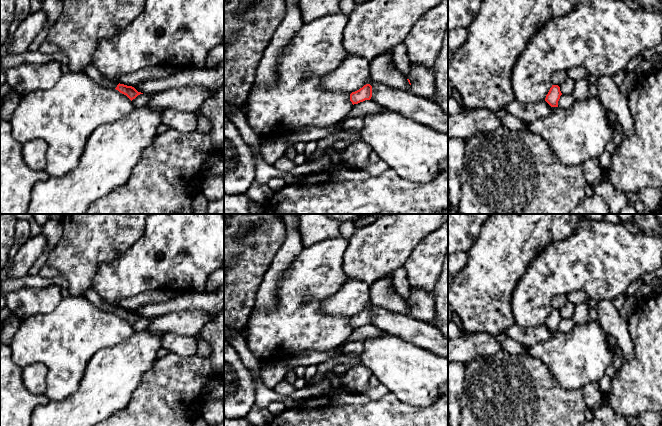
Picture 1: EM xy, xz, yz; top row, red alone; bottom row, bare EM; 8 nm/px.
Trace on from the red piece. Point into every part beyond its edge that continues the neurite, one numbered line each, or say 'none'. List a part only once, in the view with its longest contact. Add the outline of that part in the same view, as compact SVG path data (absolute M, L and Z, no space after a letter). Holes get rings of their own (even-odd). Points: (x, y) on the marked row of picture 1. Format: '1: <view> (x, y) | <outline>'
1: xy (91, 71) | M90 63L86 69L85 74L91 78L96 83L100 84L101 86L105 88L111 88L115 89L118 85L116 82L108 81L104 78L104 76L98 71L98 69L93 65L93 63Z

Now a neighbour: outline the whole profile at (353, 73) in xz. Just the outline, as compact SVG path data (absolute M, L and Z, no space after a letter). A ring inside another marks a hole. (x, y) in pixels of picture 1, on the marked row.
M349 55L335 71L323 77L321 88L327 92L351 94L366 85L369 79L369 61L358 55Z

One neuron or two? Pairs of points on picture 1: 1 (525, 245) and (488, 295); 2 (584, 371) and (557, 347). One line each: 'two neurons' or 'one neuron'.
1: one neuron
2: one neuron

